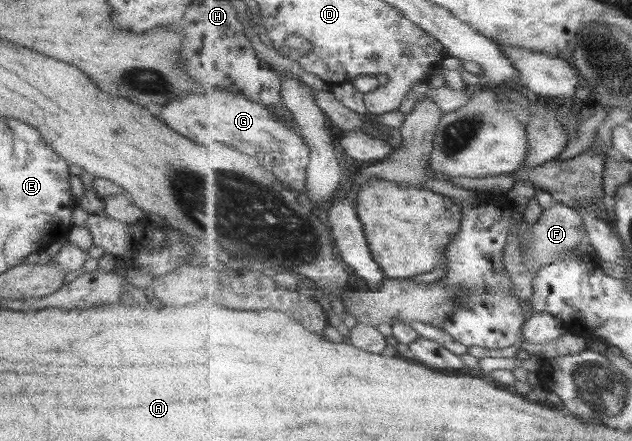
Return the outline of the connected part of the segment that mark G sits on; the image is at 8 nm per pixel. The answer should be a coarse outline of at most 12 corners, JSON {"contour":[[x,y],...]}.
{"contour":[[228,90],[188,93],[160,119],[195,143],[260,159],[307,189],[312,147],[266,104]]}

